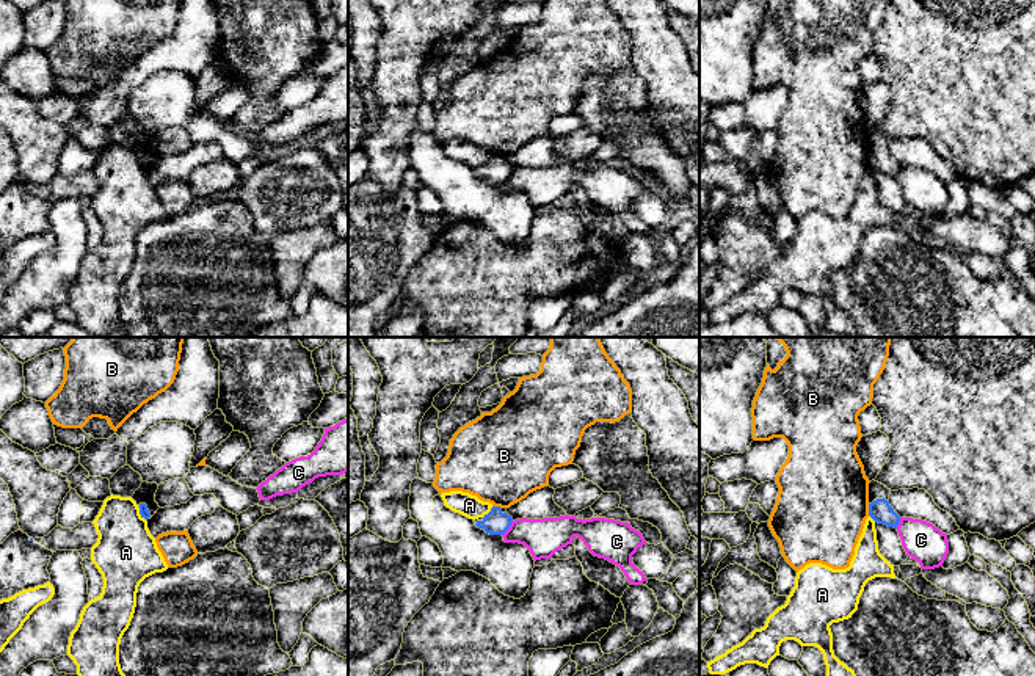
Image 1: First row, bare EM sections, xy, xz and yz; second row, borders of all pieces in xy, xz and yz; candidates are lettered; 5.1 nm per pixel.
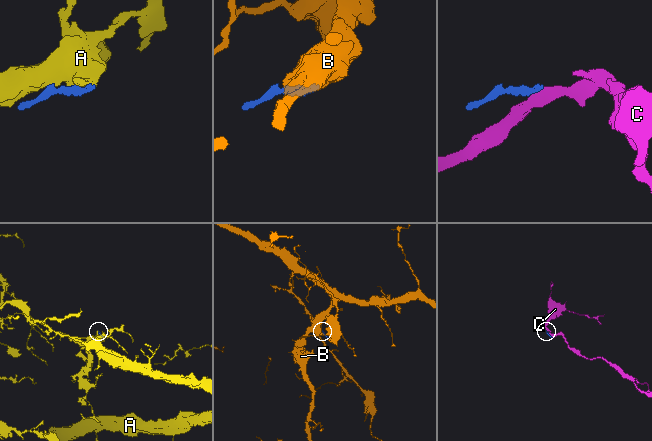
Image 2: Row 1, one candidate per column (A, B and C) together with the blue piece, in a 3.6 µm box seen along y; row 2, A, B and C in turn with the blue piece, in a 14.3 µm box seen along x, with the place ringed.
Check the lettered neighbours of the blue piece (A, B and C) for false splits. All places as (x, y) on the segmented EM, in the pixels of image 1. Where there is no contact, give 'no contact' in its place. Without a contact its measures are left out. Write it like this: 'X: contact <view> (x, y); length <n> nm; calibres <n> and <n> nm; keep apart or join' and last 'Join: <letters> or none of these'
A: contact xz (490, 512); length 70 nm; calibres 130 and 120 nm; keep apart
B: contact yz (869, 510); length 60 nm; calibres 120 and 480 nm; keep apart
C: contact xz (508, 527); length 100 nm; calibres 130 and 190 nm; keep apart
Join: none of these

